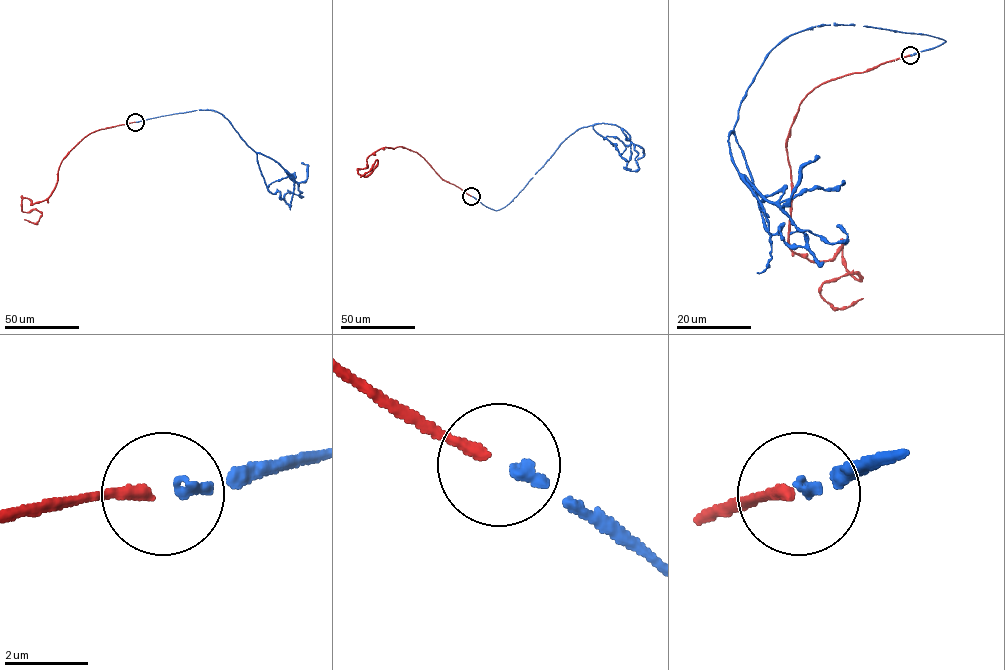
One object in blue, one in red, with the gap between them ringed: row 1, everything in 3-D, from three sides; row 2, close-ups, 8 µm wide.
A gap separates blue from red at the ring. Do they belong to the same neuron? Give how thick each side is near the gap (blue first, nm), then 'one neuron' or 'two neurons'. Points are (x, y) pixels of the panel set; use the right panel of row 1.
240 nm thick on the blue side, 300 nm on the other; one neuron

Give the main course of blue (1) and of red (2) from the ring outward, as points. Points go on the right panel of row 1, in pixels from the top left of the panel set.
1: (911, 55), (946, 41), (821, 24), (783, 39), (742, 100), (731, 161), (797, 228), (837, 243), (836, 225)
2: (910, 55), (817, 85), (789, 131), (790, 248), (829, 261), (842, 245), (859, 277), (820, 295), (863, 298)

